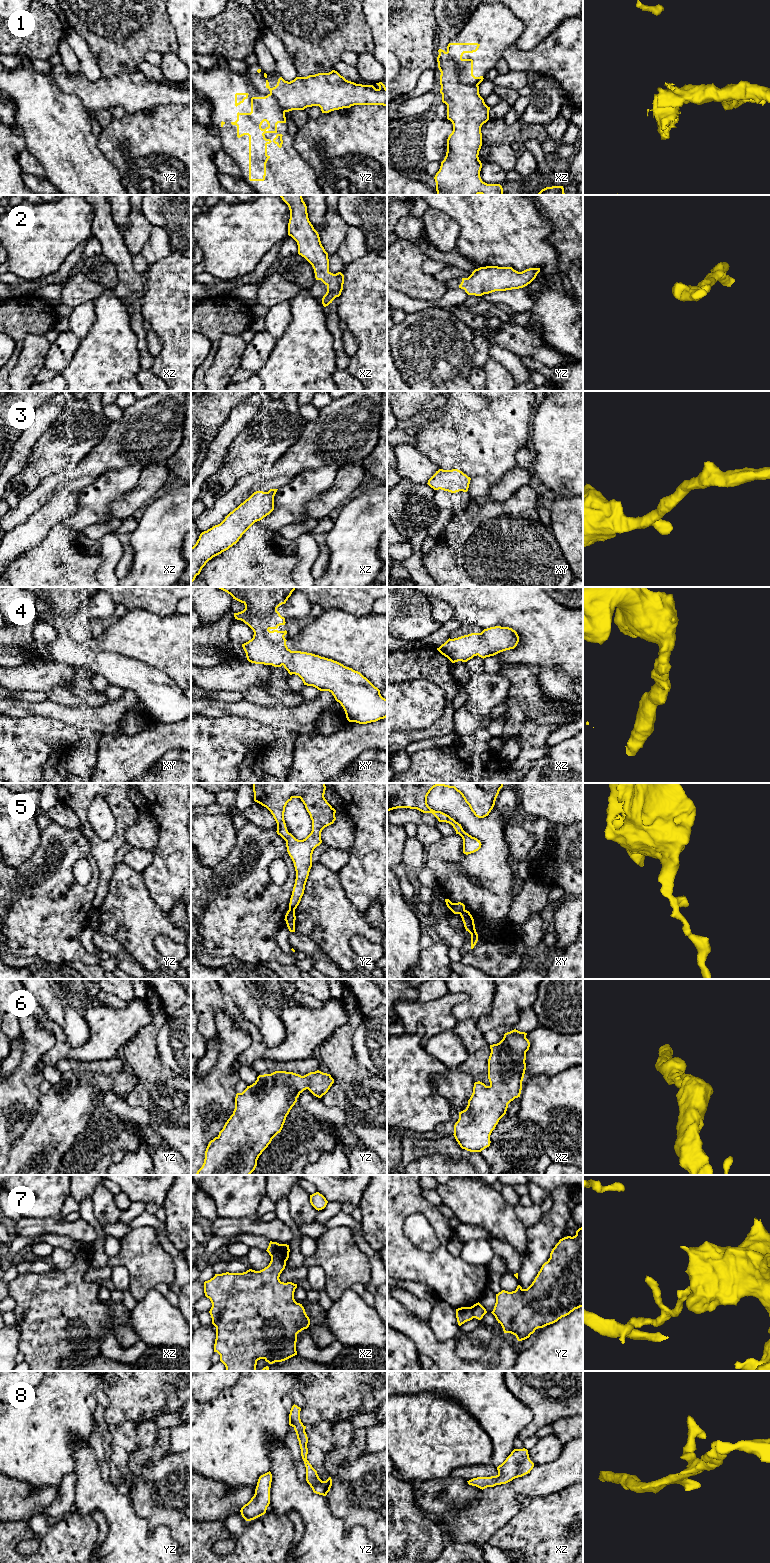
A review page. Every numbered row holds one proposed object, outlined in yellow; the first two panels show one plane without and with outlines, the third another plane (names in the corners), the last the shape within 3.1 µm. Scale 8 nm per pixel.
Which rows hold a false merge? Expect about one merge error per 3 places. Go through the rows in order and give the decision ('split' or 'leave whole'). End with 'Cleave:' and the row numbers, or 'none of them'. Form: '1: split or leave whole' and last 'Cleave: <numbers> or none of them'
1: split
2: leave whole
3: leave whole
4: leave whole
5: split
6: leave whole
7: split
8: leave whole
Cleave: 1, 5, 7

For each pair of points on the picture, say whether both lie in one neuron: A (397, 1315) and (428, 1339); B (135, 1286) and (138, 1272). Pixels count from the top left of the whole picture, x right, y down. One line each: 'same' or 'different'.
A: same
B: same

